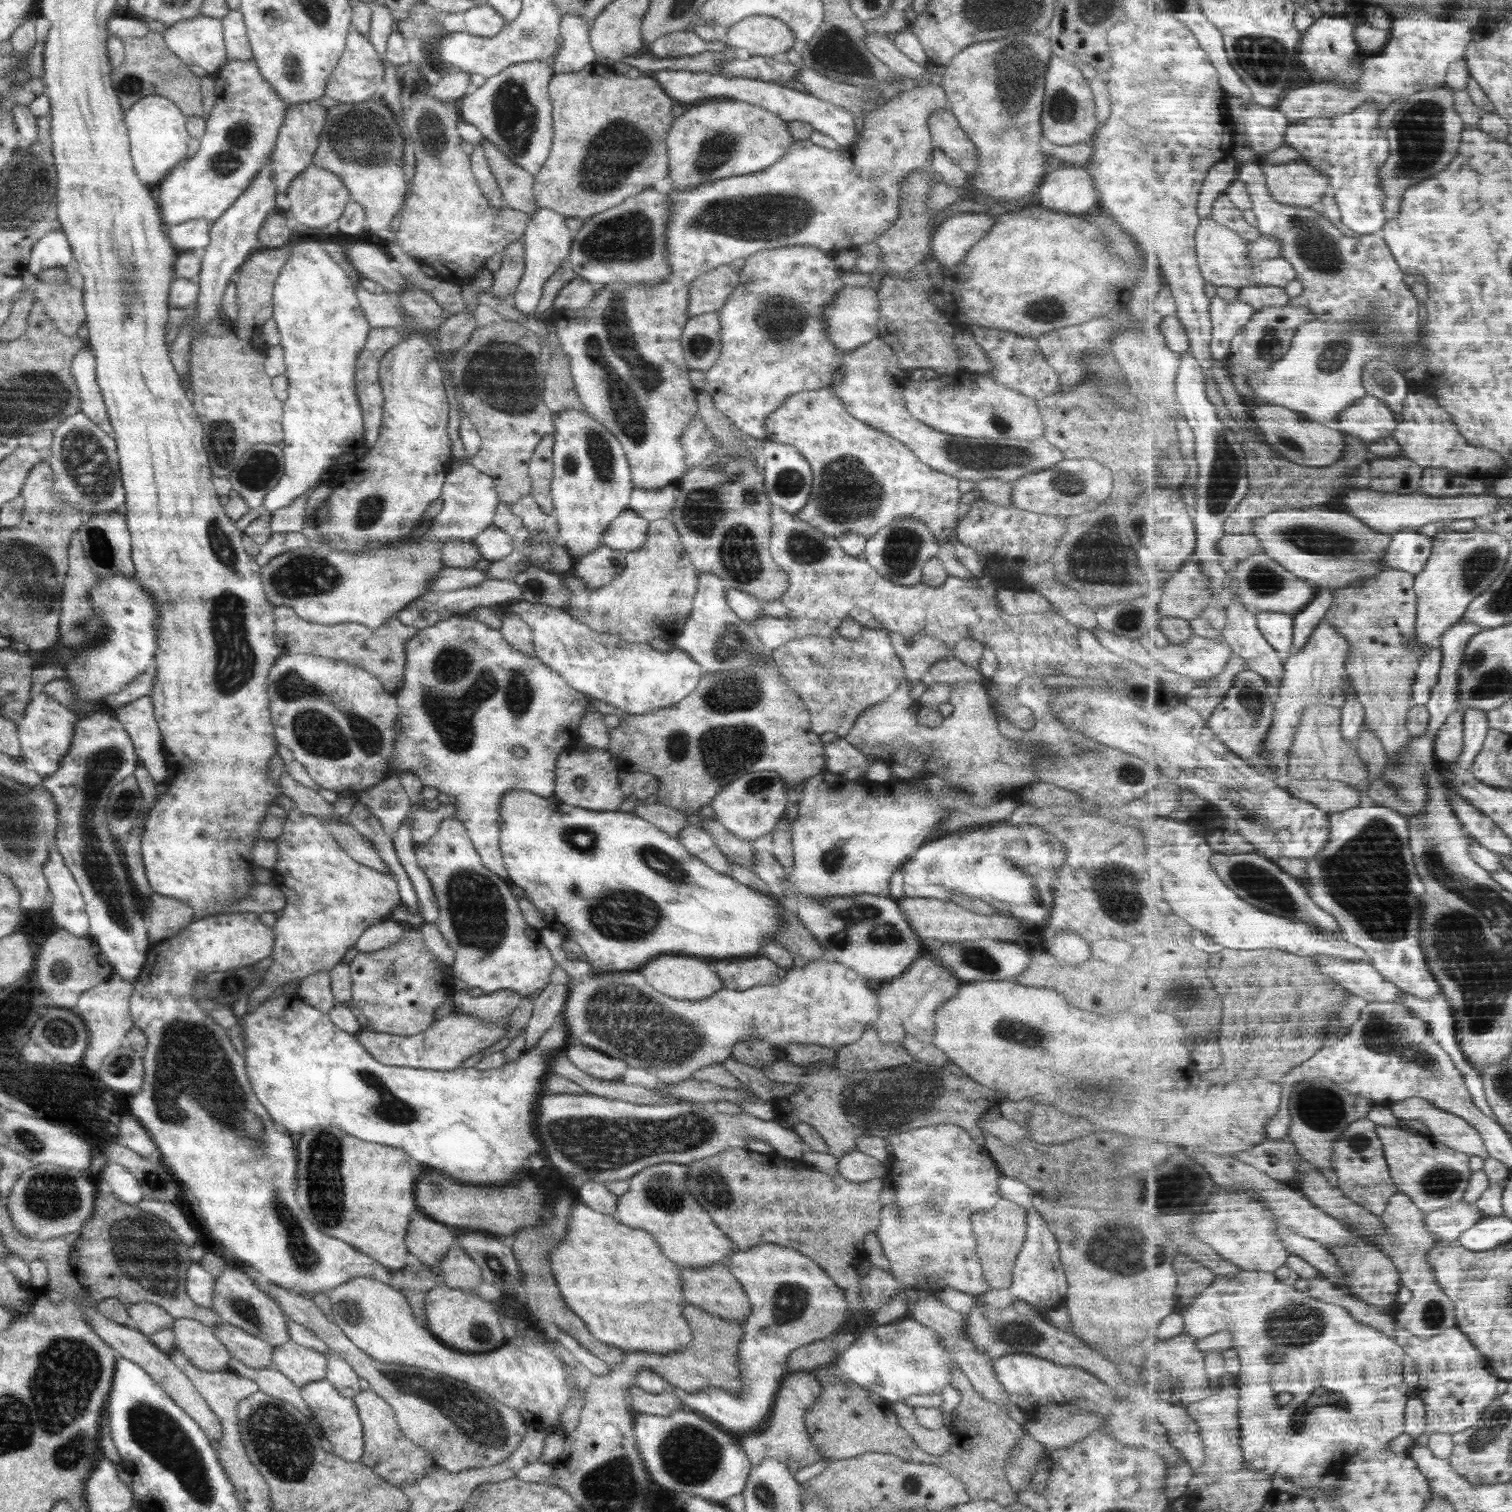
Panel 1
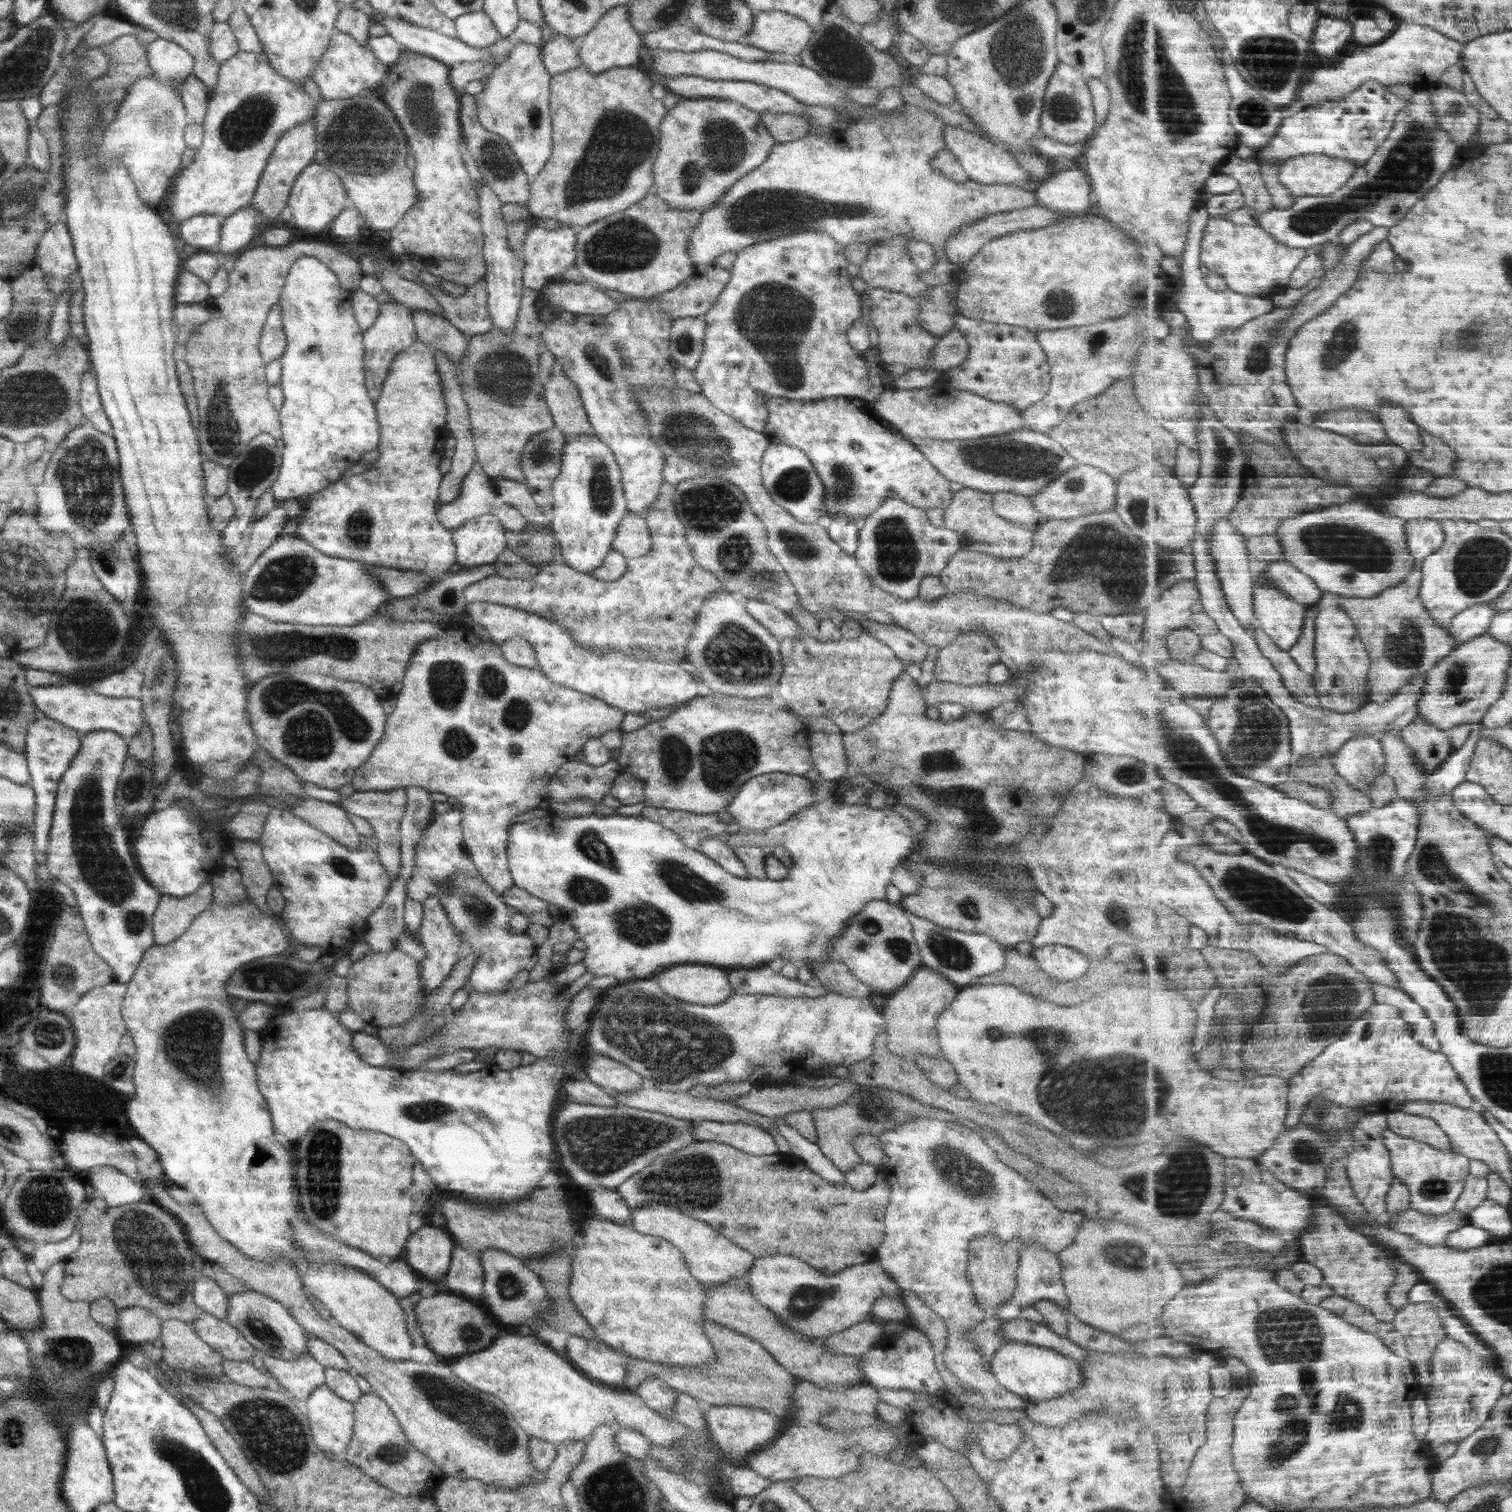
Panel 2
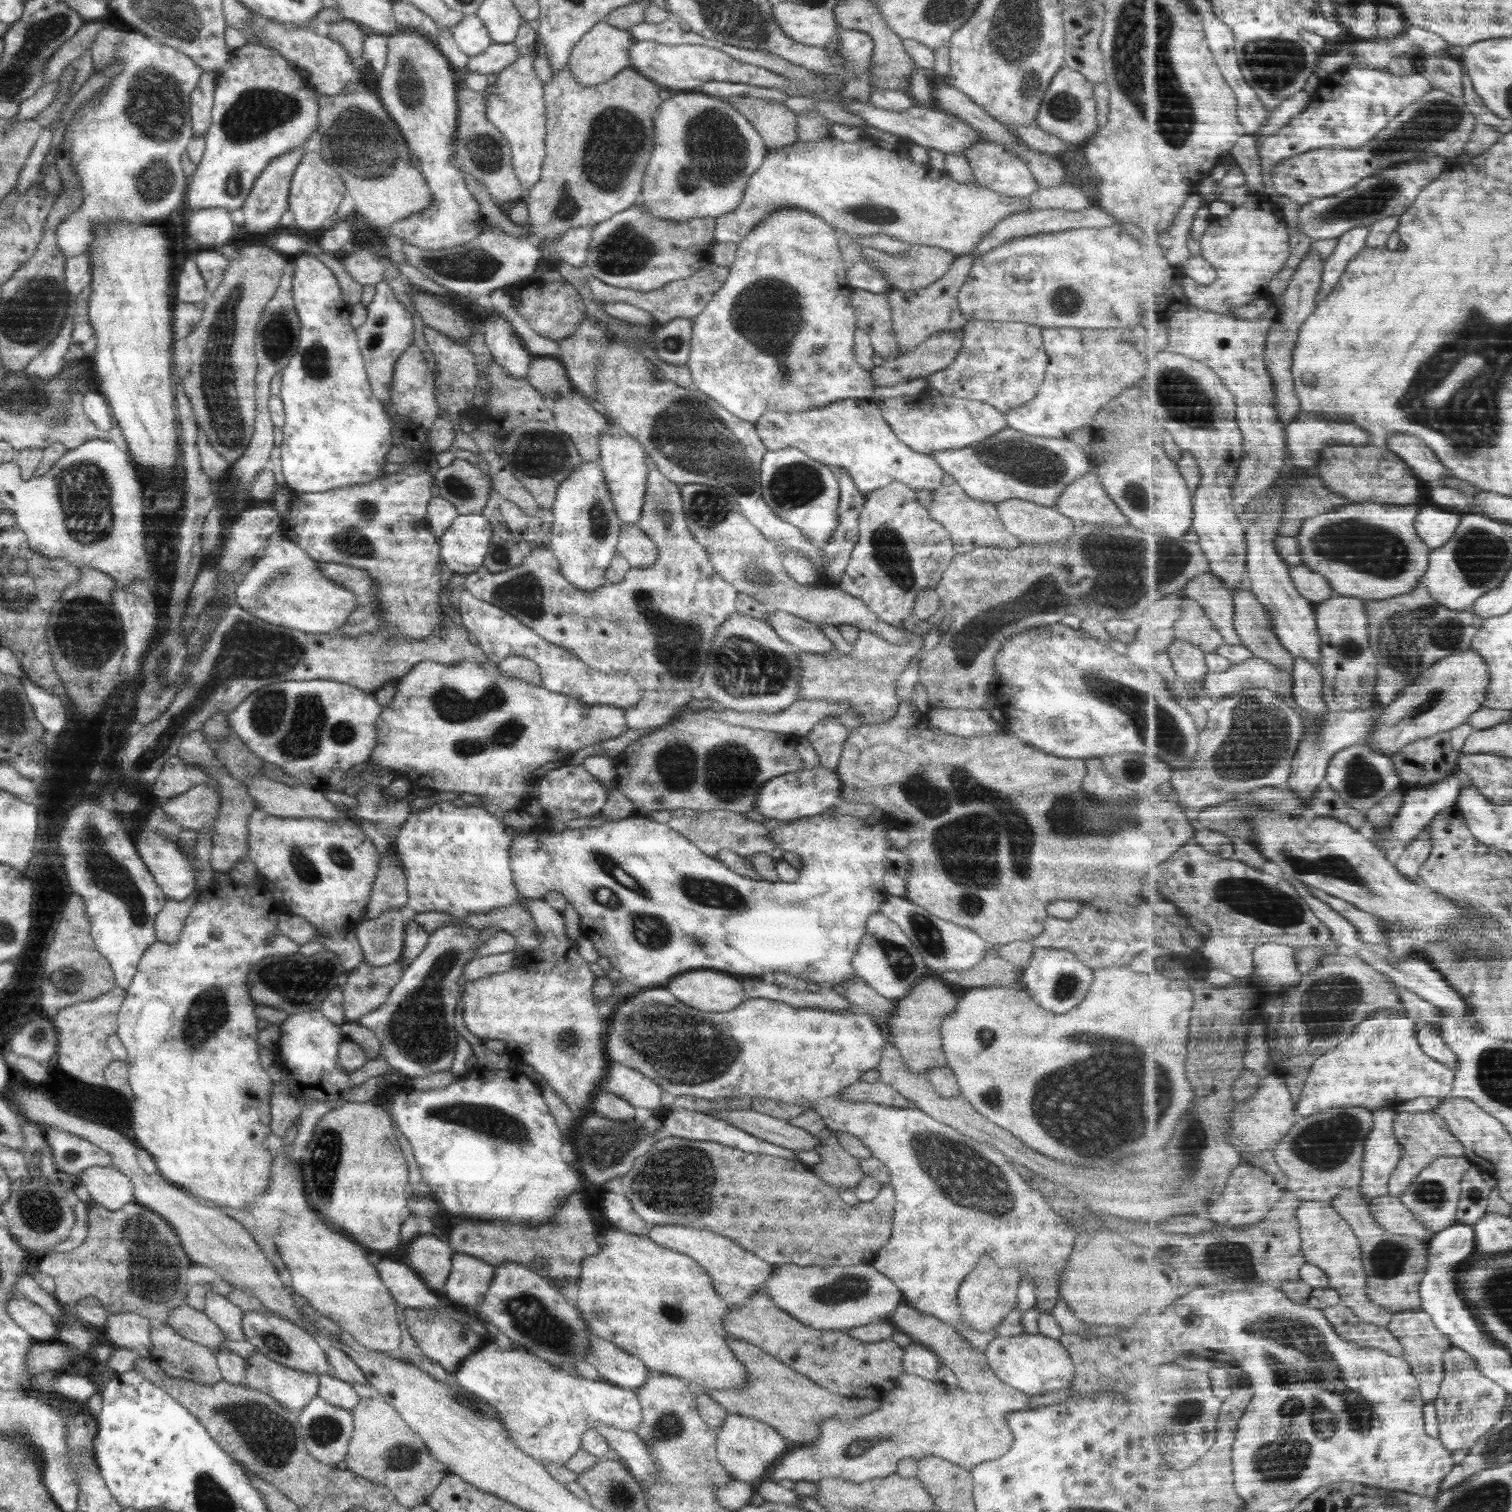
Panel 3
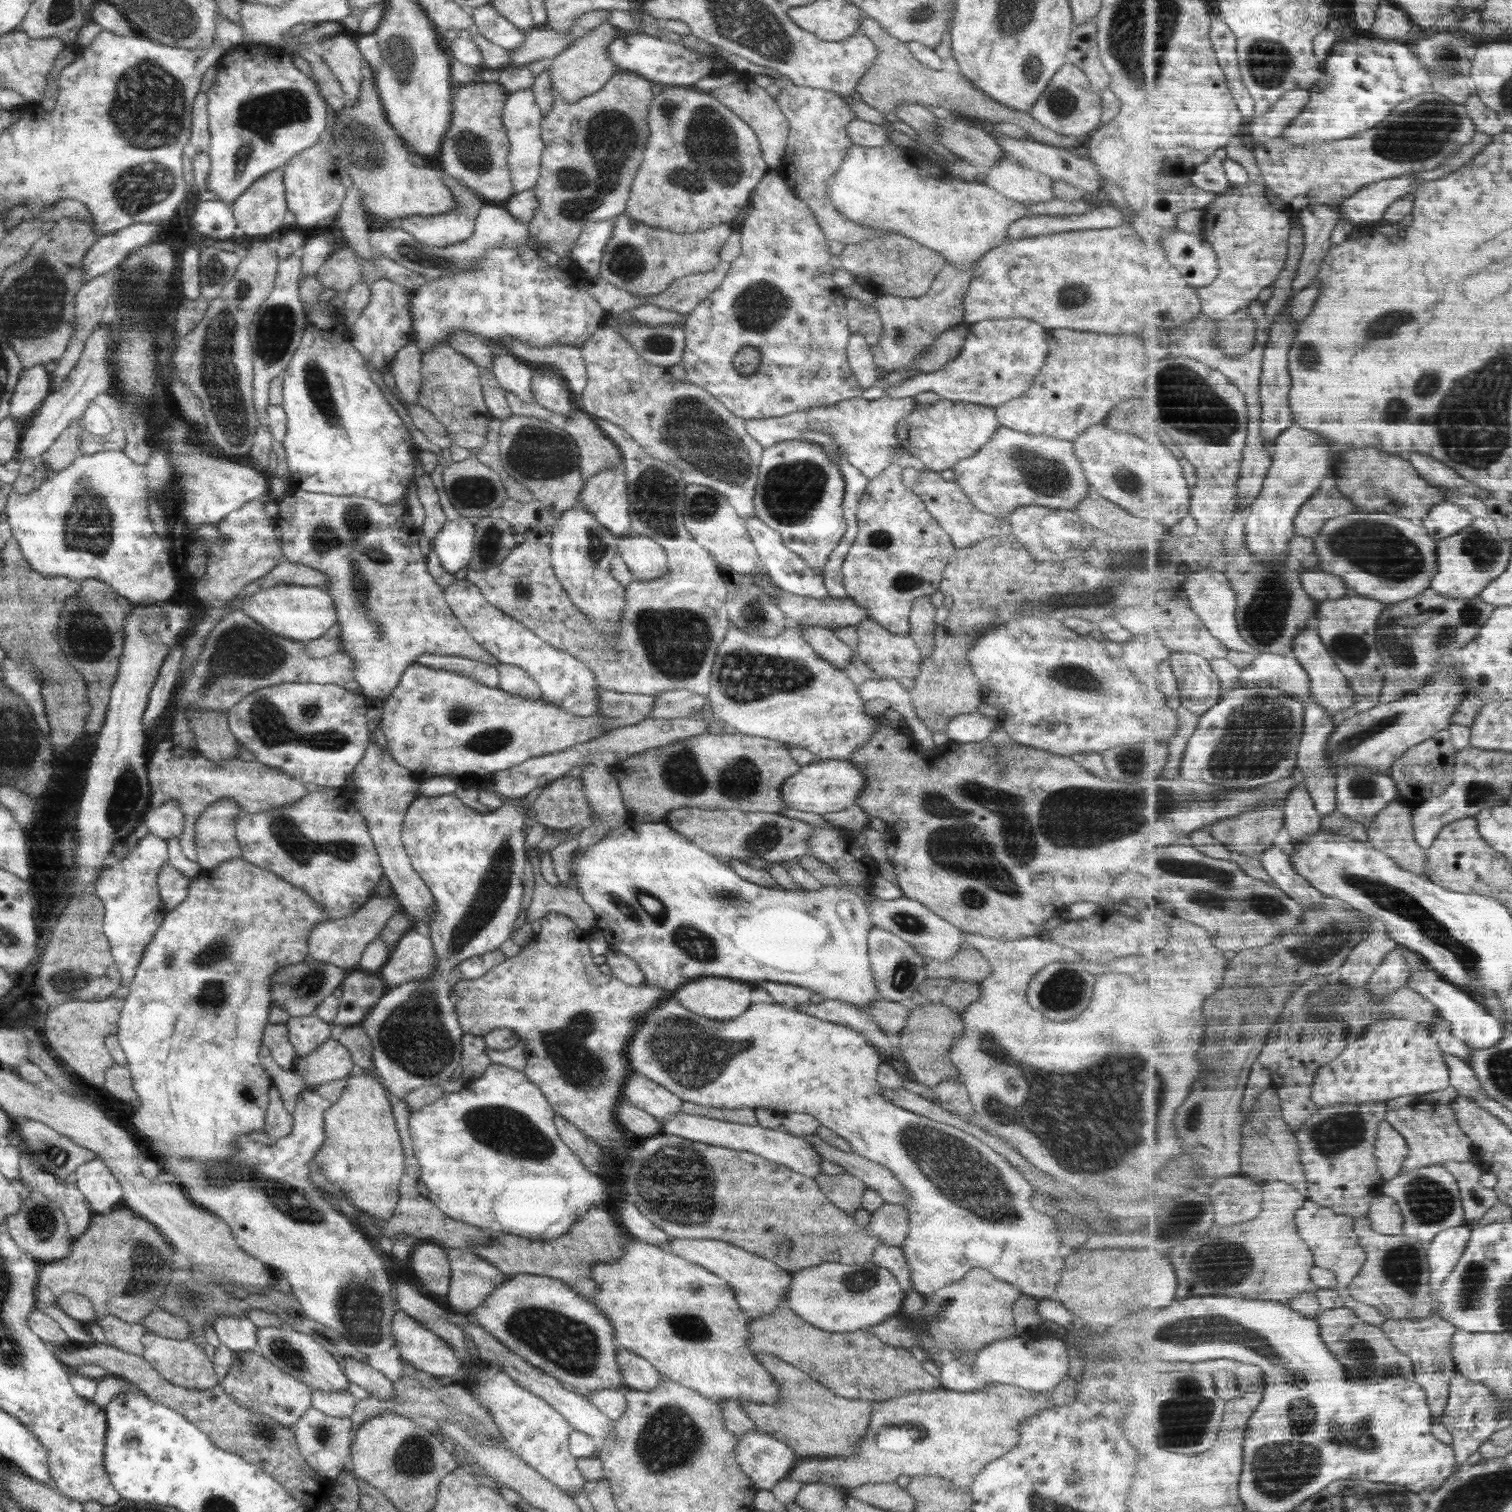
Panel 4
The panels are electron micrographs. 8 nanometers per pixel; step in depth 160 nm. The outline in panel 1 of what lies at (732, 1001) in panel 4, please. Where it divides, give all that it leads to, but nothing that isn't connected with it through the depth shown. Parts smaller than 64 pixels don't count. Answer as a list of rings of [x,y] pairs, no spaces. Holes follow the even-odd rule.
[[[664,953],[645,962],[638,971],[652,988],[678,1000],[702,1000],[724,988],[710,961],[690,955]]]

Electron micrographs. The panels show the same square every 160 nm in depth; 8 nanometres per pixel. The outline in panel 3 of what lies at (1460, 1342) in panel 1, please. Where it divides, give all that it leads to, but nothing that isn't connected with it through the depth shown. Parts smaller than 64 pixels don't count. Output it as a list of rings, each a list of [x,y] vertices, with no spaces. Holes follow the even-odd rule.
[[[1449,1348],[1444,1360],[1447,1375],[1440,1396],[1434,1402],[1441,1424],[1439,1438],[1448,1450],[1464,1454],[1502,1420],[1511,1392],[1504,1385],[1487,1377],[1476,1358],[1463,1348]]]

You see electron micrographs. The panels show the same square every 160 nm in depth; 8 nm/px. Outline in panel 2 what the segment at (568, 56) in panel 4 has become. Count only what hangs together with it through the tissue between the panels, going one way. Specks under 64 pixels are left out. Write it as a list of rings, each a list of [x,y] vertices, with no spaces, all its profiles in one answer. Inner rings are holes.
[[[618,5],[609,8],[598,20],[596,26],[587,35],[581,36],[577,43],[578,56],[582,66],[592,74],[600,74],[613,67],[640,66],[640,50],[643,38],[635,31],[629,19],[629,6]]]

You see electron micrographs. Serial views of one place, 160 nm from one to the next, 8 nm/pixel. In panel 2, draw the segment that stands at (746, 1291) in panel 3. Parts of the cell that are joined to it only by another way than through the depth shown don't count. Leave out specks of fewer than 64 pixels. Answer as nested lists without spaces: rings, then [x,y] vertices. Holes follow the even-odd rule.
[[[650,1203],[631,1209],[631,1224],[634,1230],[645,1235],[660,1237],[682,1252],[690,1274],[707,1288],[714,1288],[734,1277],[744,1278],[755,1261],[755,1256],[722,1236],[713,1226],[704,1221],[684,1216],[679,1208],[666,1203]]]

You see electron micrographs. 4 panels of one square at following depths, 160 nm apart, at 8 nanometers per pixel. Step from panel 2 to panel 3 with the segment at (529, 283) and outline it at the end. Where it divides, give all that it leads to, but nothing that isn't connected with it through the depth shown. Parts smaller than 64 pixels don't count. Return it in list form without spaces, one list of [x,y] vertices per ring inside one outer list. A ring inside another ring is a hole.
[[[595,225],[586,228],[571,228],[557,239],[546,243],[546,260],[566,262],[566,264],[572,264],[576,268],[585,269],[588,247],[592,238],[591,232],[594,227]]]

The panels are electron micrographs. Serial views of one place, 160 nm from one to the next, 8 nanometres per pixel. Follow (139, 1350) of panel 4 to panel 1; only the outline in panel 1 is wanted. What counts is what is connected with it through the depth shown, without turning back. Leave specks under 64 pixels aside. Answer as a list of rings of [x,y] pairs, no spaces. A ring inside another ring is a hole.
[[[140,1302],[129,1304],[126,1307],[132,1320],[136,1321],[136,1330],[147,1337],[155,1332],[172,1328],[173,1322],[175,1322],[175,1319],[173,1316],[170,1316],[170,1313],[167,1313],[160,1306],[152,1303]]]

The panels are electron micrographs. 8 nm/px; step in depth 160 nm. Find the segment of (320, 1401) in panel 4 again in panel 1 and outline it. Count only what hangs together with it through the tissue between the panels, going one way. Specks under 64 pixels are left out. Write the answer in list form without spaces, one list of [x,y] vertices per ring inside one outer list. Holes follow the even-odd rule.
[[[330,1349],[325,1357],[327,1358],[326,1379],[334,1385],[334,1388],[342,1396],[353,1398],[361,1389],[366,1390],[369,1388],[370,1383],[359,1377],[336,1351]]]

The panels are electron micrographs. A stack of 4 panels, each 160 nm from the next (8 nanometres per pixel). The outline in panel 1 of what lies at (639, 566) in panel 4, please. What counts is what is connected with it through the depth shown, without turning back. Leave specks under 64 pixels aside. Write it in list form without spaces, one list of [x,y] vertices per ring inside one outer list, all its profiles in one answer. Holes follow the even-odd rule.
[[[622,511],[605,528],[602,543],[607,548],[620,552],[636,552],[647,540],[649,520],[638,516],[634,511]]]

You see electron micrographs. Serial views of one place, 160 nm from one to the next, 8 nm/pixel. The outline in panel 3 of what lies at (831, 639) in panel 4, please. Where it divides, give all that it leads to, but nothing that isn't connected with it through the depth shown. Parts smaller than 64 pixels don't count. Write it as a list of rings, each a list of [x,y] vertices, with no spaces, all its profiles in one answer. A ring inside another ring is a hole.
[[[776,610],[767,615],[767,623],[778,636],[800,651],[823,653],[836,650],[819,625],[803,618]]]

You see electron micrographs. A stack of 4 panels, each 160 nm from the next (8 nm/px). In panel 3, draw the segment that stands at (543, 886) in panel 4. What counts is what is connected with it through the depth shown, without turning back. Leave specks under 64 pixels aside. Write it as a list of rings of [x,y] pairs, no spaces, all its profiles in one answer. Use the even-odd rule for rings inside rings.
[[[525,900],[513,905],[498,907],[490,912],[477,915],[468,915],[465,918],[467,926],[487,930],[506,931],[516,939],[516,944],[526,952],[537,949],[540,942],[537,939],[537,930],[534,919],[525,908]]]

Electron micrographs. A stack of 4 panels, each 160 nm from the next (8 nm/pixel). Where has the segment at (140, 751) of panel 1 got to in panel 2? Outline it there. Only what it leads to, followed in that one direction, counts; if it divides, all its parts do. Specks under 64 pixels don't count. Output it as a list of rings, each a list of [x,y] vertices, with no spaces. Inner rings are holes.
[[[70,682],[63,685],[30,686],[30,696],[44,717],[50,717],[79,734],[95,730],[116,732],[122,738],[134,738],[143,724],[142,701],[136,697],[108,697],[98,694],[88,683]]]

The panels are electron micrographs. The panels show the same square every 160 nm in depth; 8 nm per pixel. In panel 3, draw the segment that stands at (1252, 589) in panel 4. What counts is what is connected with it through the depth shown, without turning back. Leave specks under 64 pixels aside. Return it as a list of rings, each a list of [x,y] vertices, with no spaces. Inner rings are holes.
[[[1248,579],[1247,582],[1247,586],[1238,588],[1233,594],[1236,604],[1235,629],[1242,637],[1243,645],[1250,648],[1256,657],[1294,673],[1297,656],[1282,644],[1266,607],[1250,589]]]

